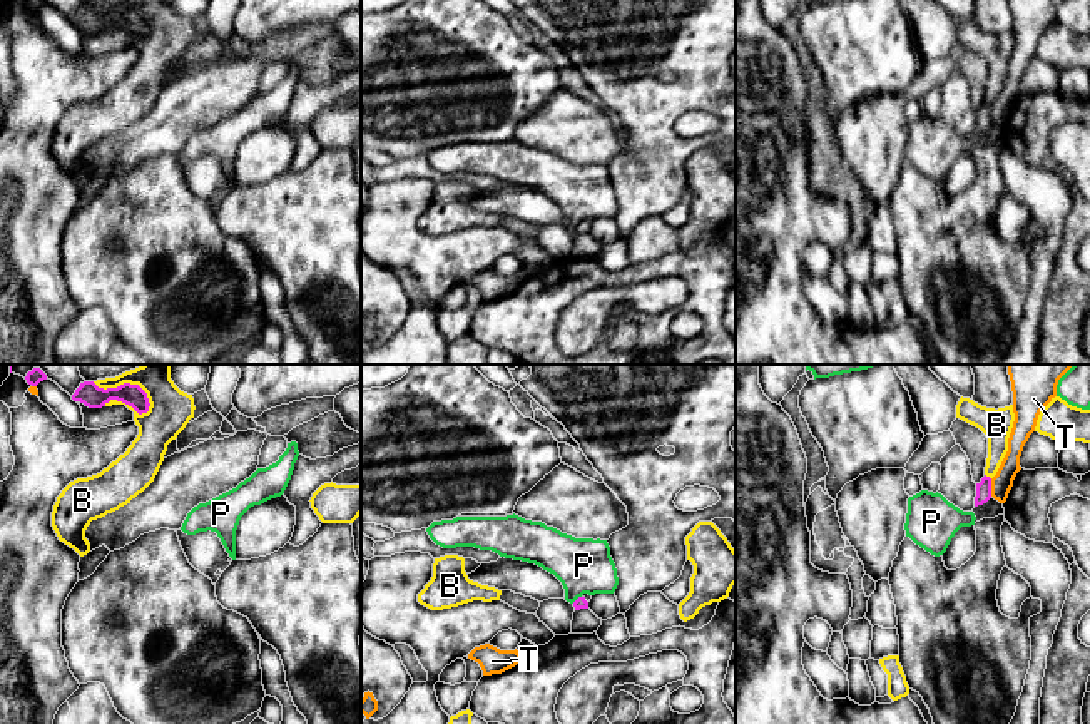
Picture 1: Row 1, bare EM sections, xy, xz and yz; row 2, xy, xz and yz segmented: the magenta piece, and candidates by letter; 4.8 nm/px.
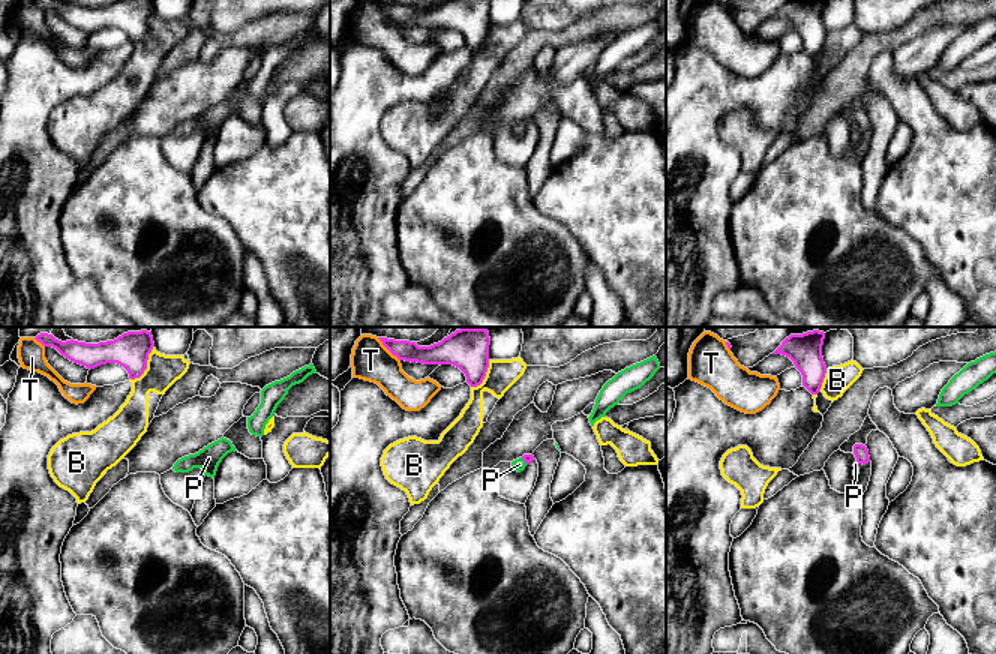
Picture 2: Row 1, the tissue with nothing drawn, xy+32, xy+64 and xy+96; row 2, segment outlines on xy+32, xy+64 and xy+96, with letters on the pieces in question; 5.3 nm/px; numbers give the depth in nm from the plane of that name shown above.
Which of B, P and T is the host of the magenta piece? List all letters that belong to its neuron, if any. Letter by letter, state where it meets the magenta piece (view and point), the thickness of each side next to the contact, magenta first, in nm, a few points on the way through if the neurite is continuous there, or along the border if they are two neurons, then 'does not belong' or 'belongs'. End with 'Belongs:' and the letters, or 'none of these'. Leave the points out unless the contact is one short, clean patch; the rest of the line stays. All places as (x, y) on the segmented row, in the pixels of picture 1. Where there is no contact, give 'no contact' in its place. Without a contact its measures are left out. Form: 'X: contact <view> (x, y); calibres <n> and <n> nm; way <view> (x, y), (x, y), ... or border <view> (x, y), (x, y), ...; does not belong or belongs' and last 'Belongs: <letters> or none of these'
B: contact xy (127, 383); calibres 110 and 200 nm; does not belong
P: contact xz (577, 599); calibres 60 and 280 nm; border xz (580, 596), (572, 602); does not belong
T: contact yz (990, 487); calibres 80 and 100 nm; does not belong
Belongs: none of these

